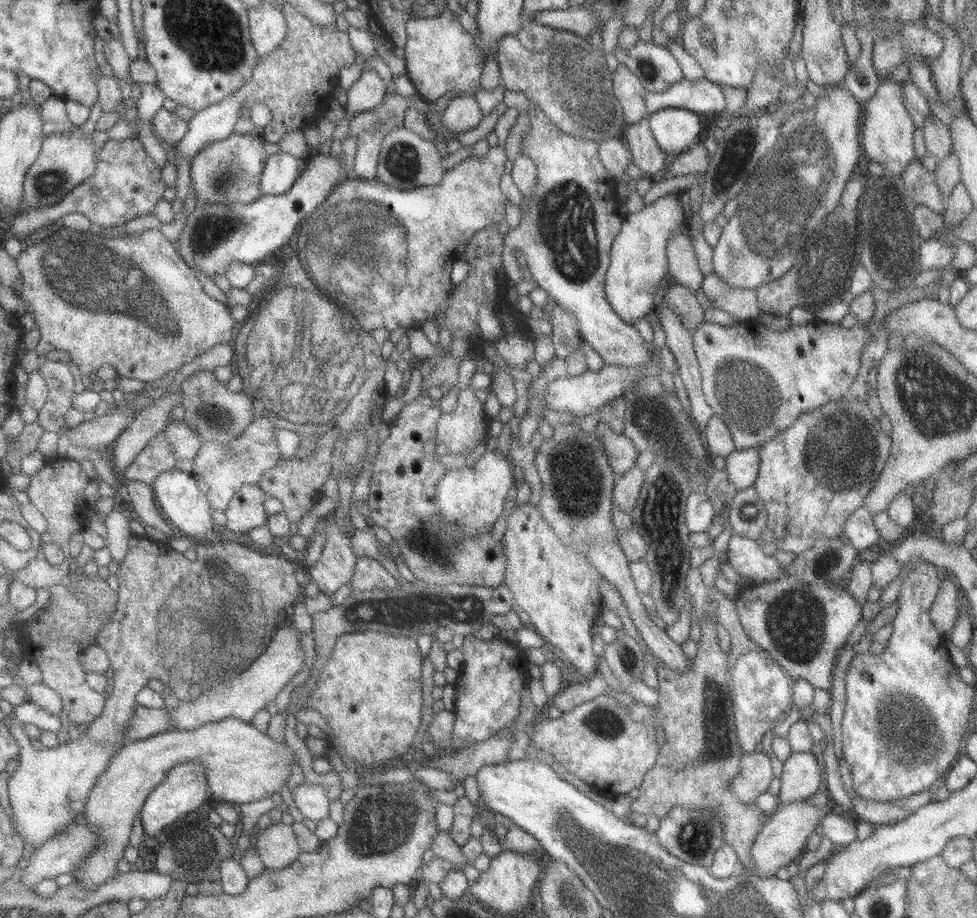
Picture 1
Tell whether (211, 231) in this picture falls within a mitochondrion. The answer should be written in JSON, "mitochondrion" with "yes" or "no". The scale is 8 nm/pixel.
{"mitochondrion":"yes"}

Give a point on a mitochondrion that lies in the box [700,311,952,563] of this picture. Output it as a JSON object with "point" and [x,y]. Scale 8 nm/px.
{"point":[841,448]}

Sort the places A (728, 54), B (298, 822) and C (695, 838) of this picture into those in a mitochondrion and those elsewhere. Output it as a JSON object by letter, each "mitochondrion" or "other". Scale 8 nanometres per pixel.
{"A":"other","B":"other","C":"mitochondrion"}

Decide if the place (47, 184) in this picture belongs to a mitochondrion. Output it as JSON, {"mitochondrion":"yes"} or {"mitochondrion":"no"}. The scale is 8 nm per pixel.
{"mitochondrion":"yes"}

